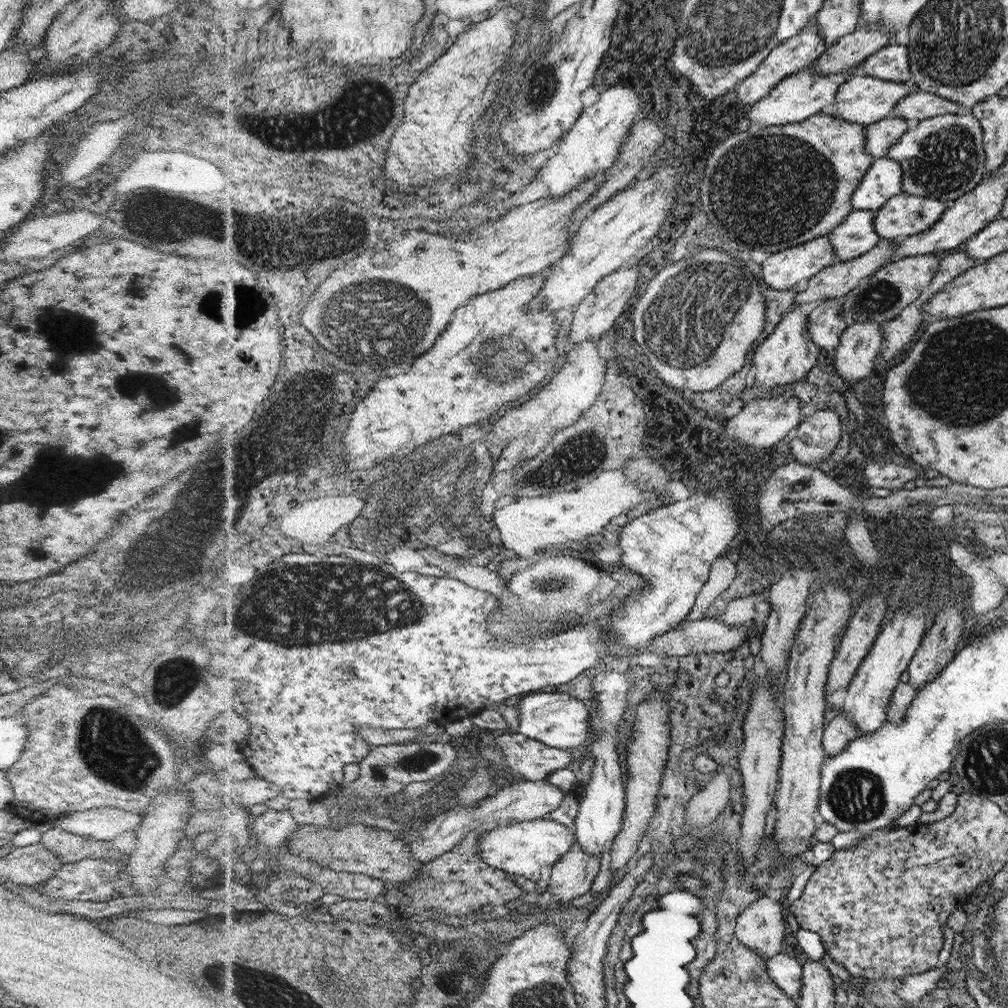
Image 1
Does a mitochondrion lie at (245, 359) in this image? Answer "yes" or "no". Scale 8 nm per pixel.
no

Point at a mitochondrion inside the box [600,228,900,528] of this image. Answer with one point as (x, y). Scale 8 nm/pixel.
(725, 277)

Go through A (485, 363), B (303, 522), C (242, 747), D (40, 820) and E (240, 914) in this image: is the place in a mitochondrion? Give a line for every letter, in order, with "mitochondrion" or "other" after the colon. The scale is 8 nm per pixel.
A: mitochondrion
B: other
C: other
D: other
E: other

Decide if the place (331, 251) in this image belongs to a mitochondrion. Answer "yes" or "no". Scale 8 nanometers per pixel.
yes

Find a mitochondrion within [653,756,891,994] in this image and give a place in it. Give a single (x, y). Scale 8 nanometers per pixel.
(856, 796)

